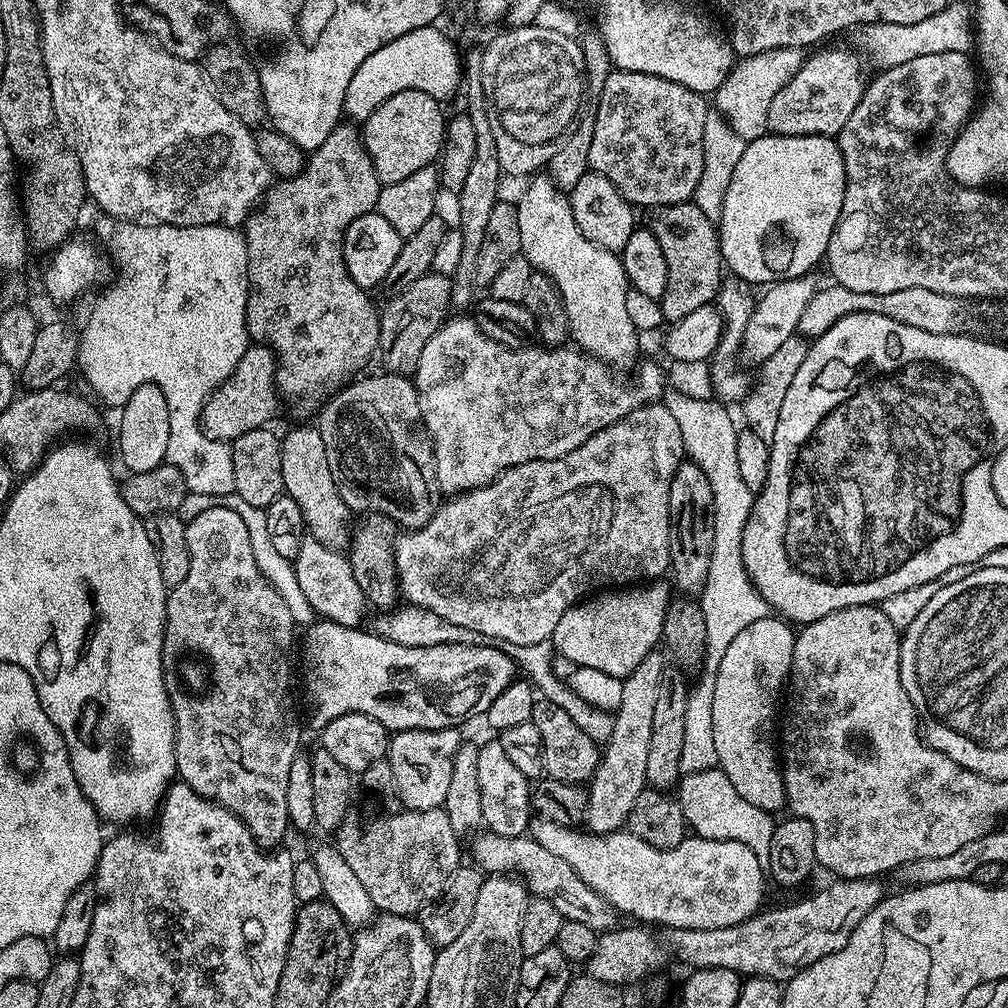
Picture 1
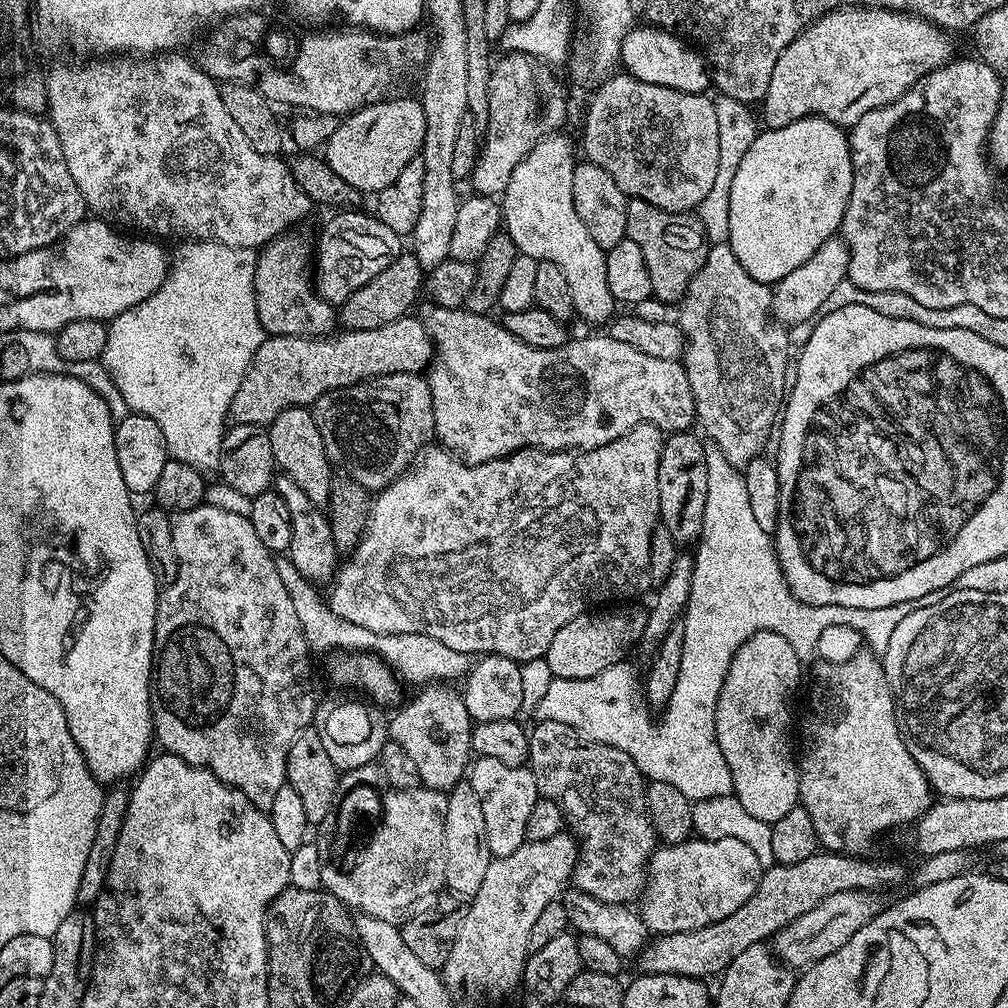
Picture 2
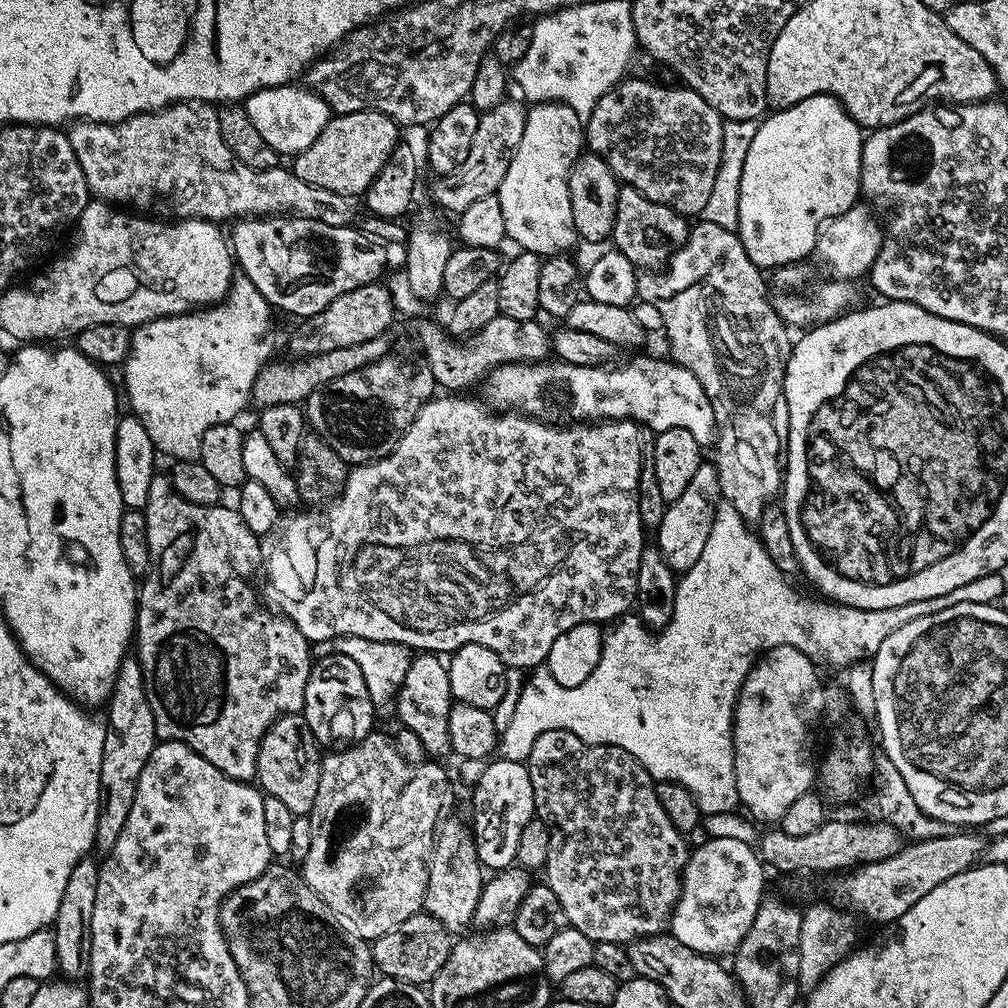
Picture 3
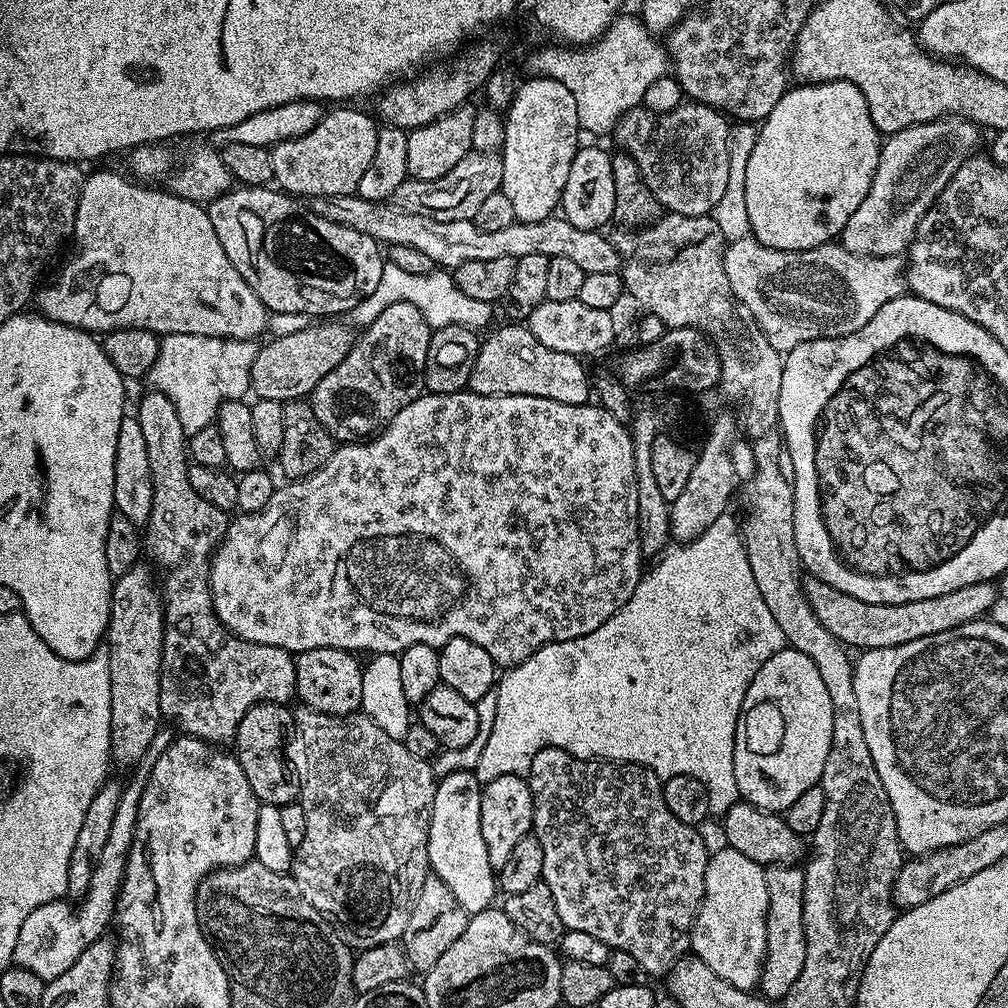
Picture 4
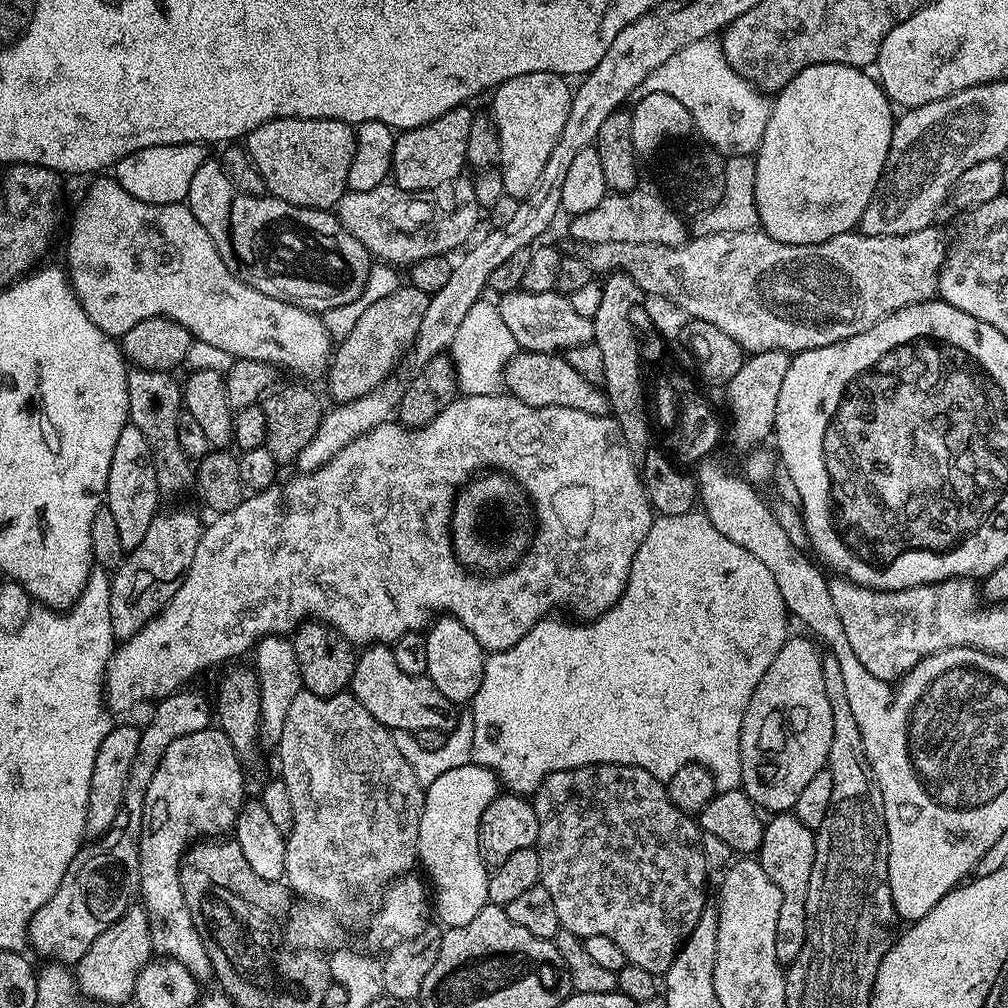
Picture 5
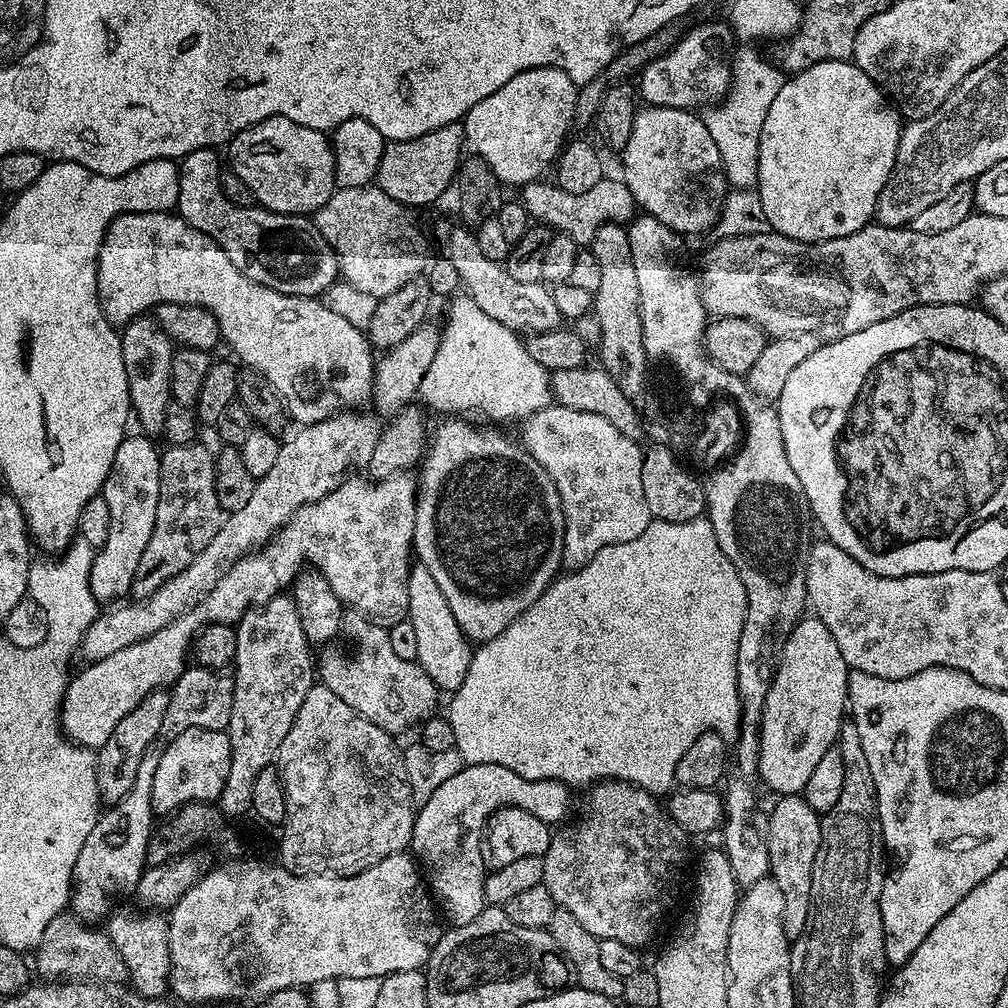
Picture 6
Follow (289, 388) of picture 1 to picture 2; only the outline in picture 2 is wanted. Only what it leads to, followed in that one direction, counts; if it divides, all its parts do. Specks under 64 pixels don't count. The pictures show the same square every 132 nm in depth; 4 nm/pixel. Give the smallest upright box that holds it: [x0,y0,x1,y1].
[254,235,337,336]

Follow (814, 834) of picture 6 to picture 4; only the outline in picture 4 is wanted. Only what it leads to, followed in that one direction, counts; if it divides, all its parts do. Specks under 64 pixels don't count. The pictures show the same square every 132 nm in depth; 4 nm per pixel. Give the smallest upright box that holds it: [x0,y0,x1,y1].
[759,864,806,1002]

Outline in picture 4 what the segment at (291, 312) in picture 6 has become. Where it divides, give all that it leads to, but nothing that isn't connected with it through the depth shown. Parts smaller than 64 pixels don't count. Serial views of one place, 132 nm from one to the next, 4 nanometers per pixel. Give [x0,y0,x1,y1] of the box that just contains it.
[34,172,270,341]

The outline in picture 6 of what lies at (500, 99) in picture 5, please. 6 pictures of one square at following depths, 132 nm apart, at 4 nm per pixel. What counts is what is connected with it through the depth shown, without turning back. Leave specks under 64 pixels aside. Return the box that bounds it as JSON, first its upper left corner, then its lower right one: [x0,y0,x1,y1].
[463,68,578,186]

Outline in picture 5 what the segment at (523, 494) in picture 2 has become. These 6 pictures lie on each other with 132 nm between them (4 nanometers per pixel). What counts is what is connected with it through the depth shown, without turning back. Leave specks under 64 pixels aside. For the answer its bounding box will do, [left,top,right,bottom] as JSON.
[104,394,653,714]

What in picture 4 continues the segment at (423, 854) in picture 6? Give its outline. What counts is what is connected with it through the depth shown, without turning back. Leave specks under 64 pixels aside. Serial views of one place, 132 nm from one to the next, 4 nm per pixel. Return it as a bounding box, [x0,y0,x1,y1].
[428,771,498,914]

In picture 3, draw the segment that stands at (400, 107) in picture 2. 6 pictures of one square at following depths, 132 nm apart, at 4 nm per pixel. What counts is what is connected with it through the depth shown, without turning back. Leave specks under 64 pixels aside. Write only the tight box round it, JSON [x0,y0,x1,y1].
[290,112,401,197]

